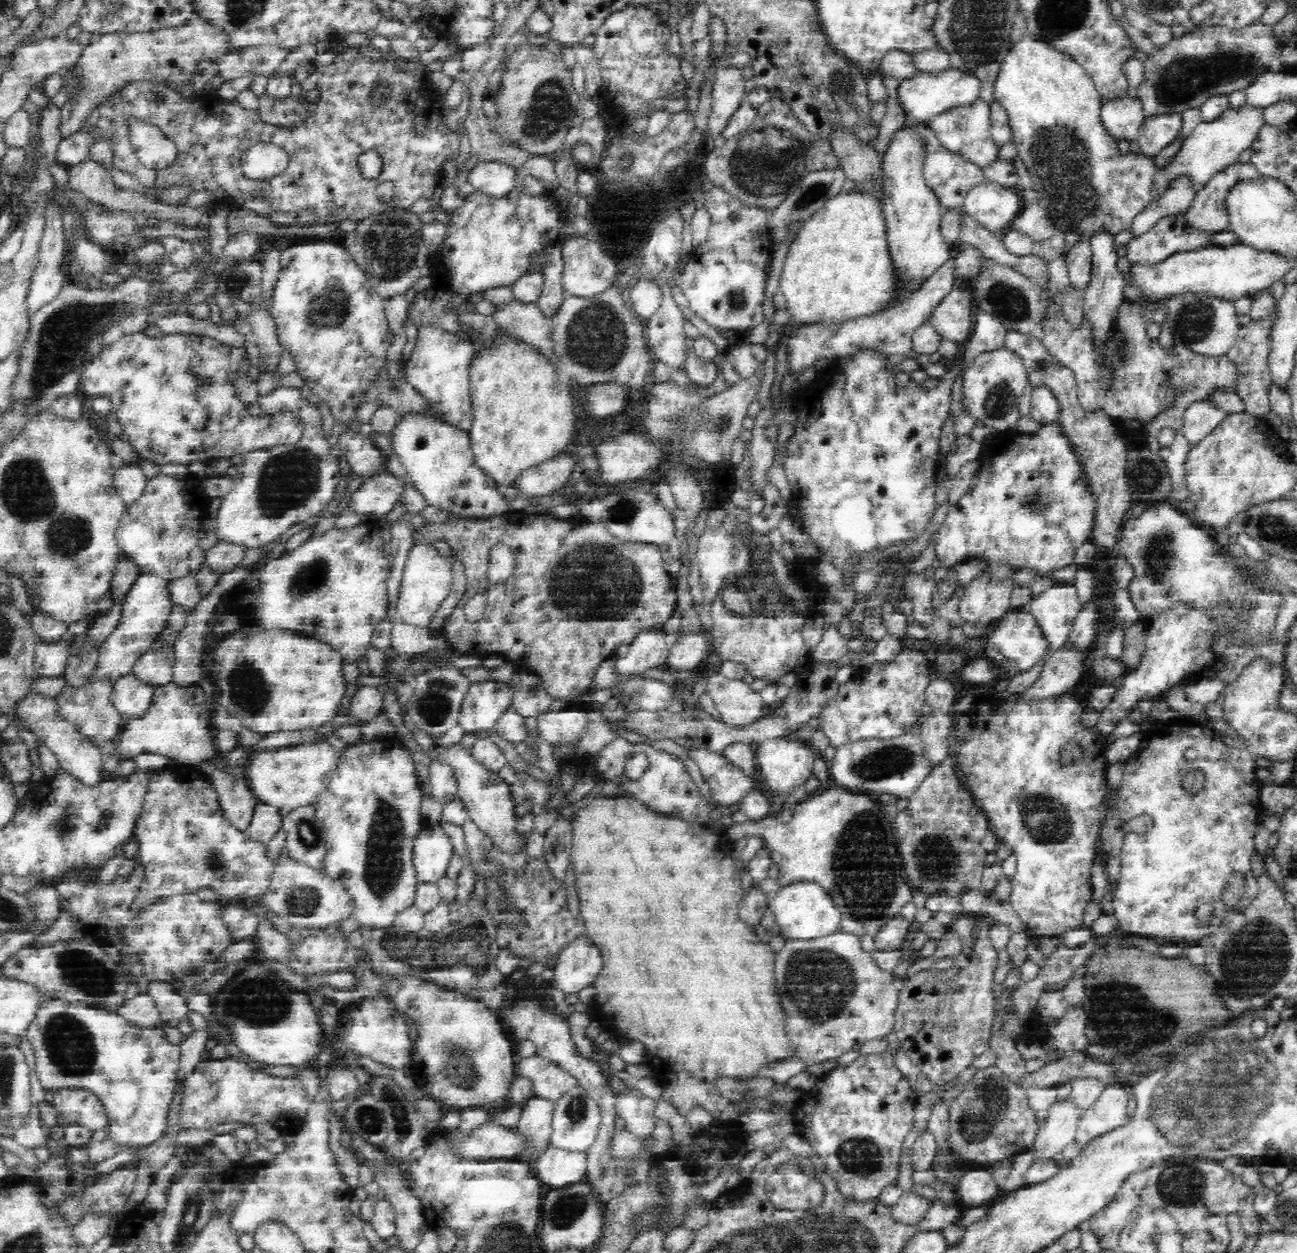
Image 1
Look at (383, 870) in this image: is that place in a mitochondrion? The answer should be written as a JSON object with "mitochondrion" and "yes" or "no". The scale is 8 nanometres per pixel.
{"mitochondrion":"yes"}

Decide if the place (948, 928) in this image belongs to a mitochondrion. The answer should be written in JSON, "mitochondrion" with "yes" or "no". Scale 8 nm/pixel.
{"mitochondrion":"no"}

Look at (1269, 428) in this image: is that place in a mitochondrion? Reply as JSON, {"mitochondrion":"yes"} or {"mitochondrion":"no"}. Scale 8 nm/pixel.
{"mitochondrion":"no"}

